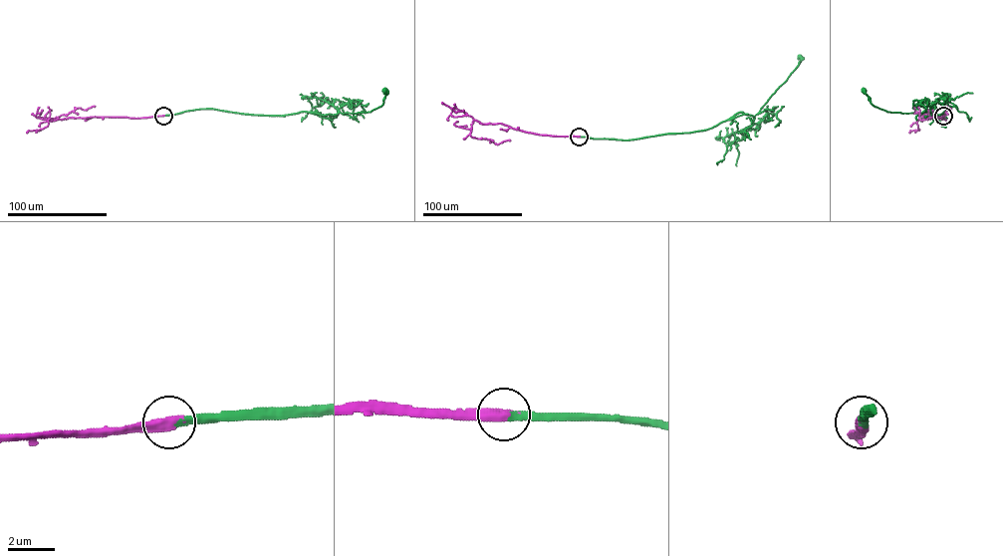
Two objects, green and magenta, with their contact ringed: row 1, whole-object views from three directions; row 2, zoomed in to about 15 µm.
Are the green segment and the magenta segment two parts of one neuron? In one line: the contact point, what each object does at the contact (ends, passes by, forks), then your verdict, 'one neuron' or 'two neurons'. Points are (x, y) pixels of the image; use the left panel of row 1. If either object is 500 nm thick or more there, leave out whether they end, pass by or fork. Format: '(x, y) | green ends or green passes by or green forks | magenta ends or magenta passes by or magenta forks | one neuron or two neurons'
(163, 116) | one neuron

